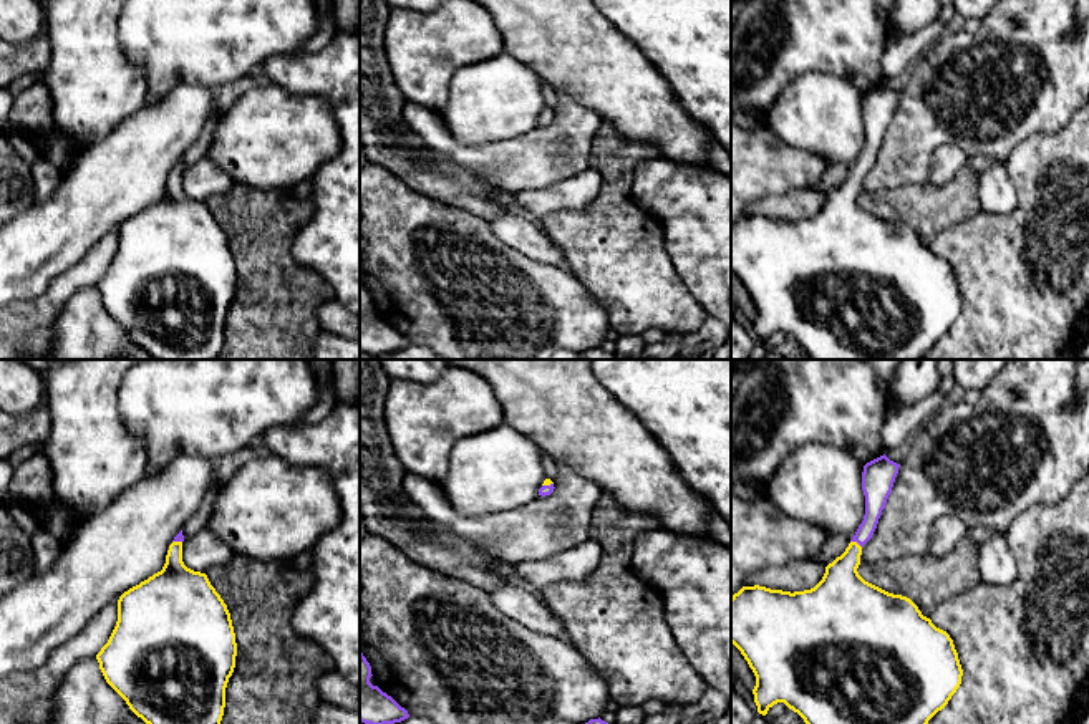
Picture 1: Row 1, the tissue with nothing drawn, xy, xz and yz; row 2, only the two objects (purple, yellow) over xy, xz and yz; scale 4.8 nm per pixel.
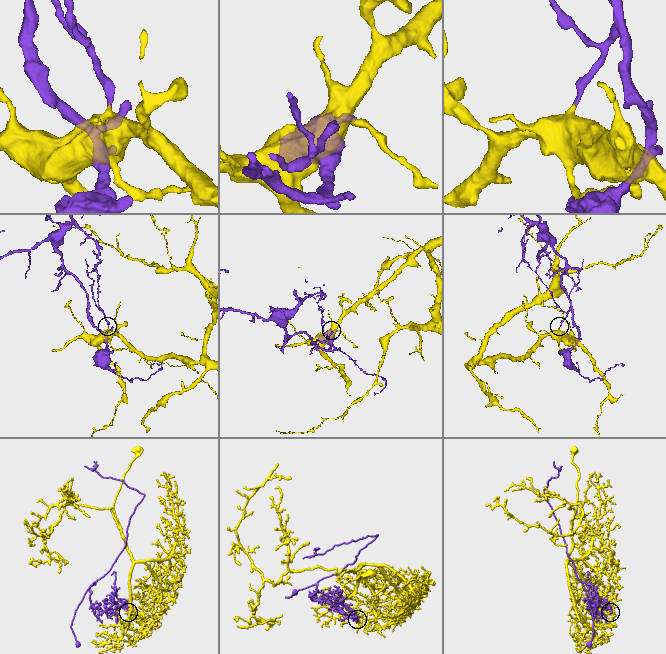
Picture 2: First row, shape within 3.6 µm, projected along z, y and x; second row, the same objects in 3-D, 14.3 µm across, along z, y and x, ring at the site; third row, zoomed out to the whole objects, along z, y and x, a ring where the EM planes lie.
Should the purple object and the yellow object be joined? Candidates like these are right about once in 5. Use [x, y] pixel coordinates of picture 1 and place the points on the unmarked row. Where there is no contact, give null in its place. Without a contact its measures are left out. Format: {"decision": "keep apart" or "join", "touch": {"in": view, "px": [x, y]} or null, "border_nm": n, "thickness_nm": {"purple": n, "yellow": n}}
{"decision": "keep apart", "touch": {"in": "yz", "px": [856, 169]}, "border_nm": 70, "thickness_nm": {"purple": 110, "yellow": 220}}

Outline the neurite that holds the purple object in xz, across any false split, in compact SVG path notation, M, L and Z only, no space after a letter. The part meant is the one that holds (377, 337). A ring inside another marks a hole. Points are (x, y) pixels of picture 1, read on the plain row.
M360 278L360 351L378 356L408 348L404 336L370 311L371 305L371 295Z

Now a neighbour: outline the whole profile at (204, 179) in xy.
M202 157L194 166L182 171L182 191L194 200L206 202L214 195L229 192L234 181L209 157Z

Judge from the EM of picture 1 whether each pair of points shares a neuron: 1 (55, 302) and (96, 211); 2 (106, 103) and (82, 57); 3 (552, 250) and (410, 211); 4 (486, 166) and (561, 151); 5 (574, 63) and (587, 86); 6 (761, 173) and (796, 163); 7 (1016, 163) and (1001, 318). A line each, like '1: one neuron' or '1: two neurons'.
1: two neurons
2: one neuron
3: two neurons
4: one neuron
5: one neuron
6: one neuron
7: one neuron

